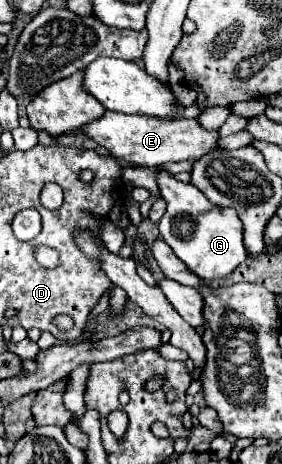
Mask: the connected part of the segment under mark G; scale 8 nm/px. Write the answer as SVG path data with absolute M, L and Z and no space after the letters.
M159 169L155 179L161 197L167 201L167 213L159 221L159 231L165 243L189 267L189 271L193 271L203 281L231 275L247 259L243 229L237 213L233 213L233 209L225 209L223 215L223 209L213 205L193 183L183 183L169 171Z

